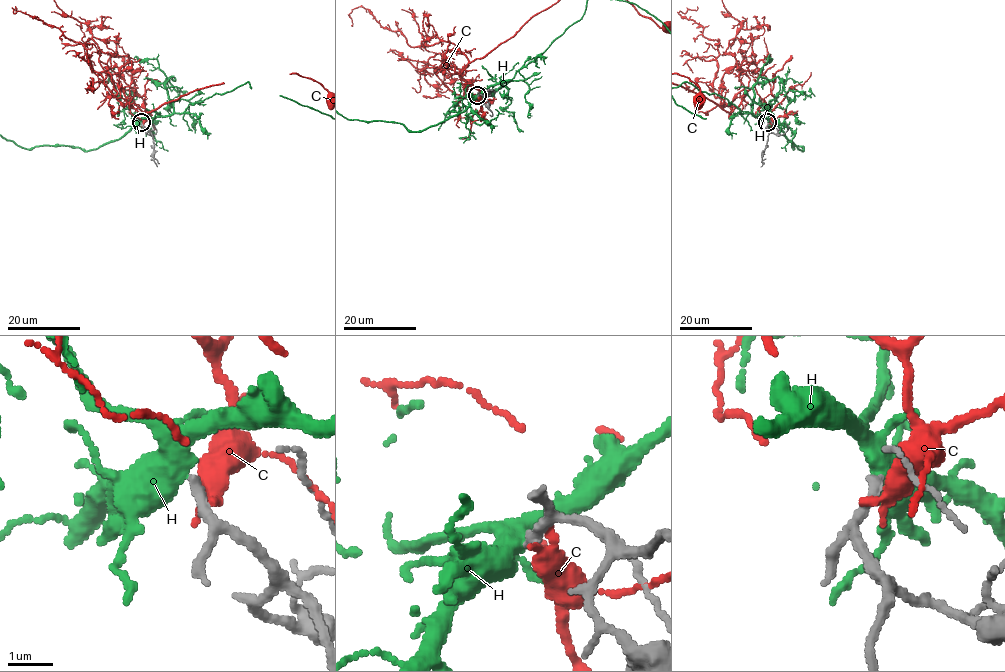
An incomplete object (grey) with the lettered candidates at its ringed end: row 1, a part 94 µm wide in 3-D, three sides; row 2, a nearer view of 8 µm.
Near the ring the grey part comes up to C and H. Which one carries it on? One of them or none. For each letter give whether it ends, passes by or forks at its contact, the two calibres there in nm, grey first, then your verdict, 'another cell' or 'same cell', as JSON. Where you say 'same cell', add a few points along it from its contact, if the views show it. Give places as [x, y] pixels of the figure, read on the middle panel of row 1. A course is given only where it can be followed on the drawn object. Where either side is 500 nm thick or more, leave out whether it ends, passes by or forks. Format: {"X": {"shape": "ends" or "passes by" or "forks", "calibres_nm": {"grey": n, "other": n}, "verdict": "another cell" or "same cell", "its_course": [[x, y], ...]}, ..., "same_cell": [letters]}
{"C": {"shape": "ends", "calibres_nm": {"grey": 220, "other": 440}, "verdict": "another cell"}, "H": {"shape": "forks", "calibres_nm": {"grey": 240, "other": 400}, "verdict": "another cell"}, "same_cell": []}

